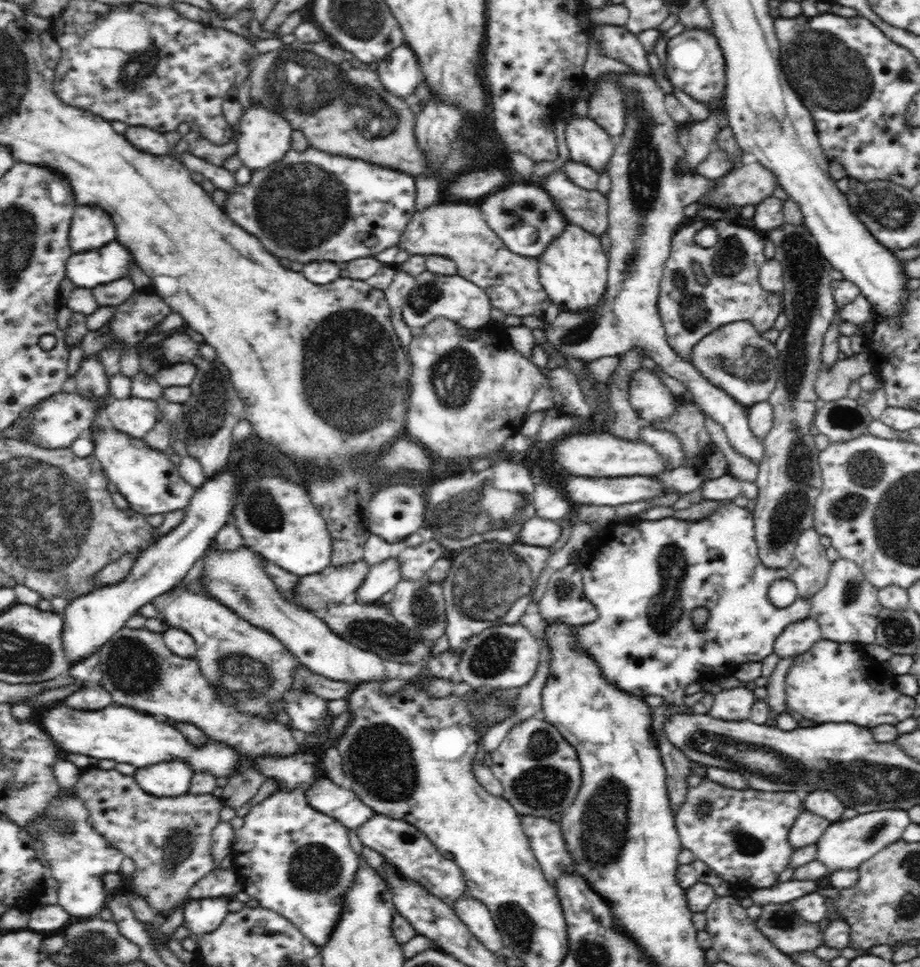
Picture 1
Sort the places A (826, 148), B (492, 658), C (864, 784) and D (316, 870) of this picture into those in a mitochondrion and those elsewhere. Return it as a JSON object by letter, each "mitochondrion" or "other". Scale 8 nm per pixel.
{"A":"other","B":"mitochondrion","C":"mitochondrion","D":"mitochondrion"}

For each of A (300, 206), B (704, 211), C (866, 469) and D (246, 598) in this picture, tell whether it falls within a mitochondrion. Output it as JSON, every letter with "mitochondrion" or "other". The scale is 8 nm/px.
{"A":"mitochondrion","B":"other","C":"mitochondrion","D":"mitochondrion"}

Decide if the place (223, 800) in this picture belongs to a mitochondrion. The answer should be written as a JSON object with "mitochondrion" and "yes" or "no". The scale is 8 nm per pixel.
{"mitochondrion":"no"}

